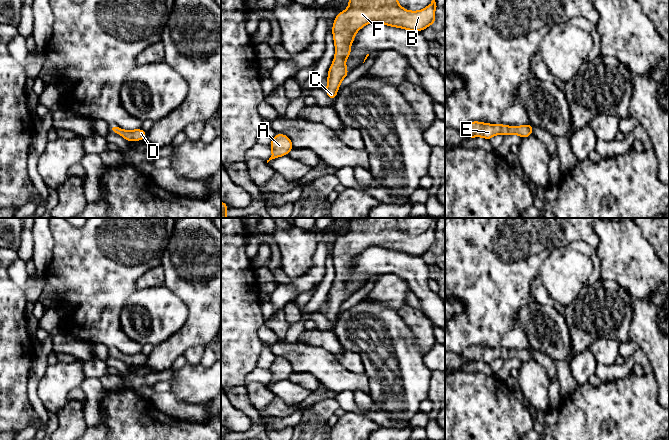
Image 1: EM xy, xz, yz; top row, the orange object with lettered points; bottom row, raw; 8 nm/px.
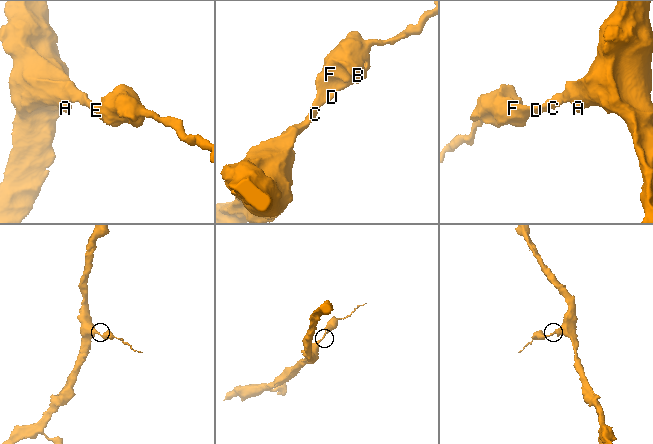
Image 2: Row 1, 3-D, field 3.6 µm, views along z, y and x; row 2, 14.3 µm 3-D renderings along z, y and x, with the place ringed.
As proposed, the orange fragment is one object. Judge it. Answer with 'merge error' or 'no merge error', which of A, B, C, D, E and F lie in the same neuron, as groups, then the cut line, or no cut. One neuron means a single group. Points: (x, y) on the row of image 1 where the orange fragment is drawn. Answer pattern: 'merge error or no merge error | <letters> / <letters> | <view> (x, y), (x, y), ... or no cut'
no merge error | A B C D E F | no cut

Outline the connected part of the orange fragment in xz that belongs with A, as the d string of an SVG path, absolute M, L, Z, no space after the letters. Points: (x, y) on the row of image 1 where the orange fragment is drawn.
M276 133L269 146L272 149L272 155L267 160L267 163L272 159L288 155L293 149L291 139L288 136L280 133Z

